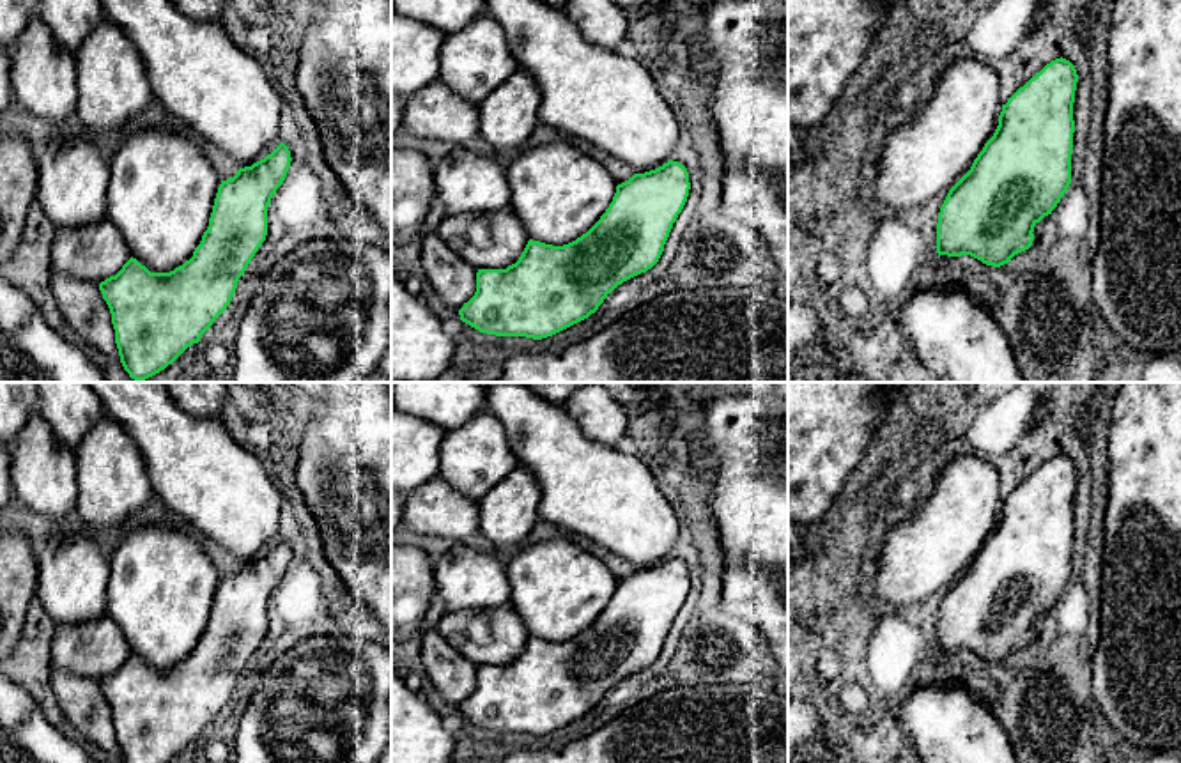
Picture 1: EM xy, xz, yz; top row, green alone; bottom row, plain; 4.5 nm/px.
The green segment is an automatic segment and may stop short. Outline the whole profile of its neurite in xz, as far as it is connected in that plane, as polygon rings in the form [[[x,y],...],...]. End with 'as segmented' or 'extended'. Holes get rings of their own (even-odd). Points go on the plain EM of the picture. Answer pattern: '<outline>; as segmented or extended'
[[[673,556],[655,566],[634,570],[616,582],[606,609],[575,637],[552,643],[529,636],[519,657],[506,666],[478,666],[476,689],[459,706],[460,717],[487,731],[542,736],[588,715],[618,682],[646,669],[659,659],[673,620],[687,598],[689,586],[687,565]]]; as segmented

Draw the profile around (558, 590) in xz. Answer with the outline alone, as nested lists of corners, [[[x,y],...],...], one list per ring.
[[[568,538],[529,542],[506,565],[512,605],[528,636],[563,643],[606,609],[616,577]]]

